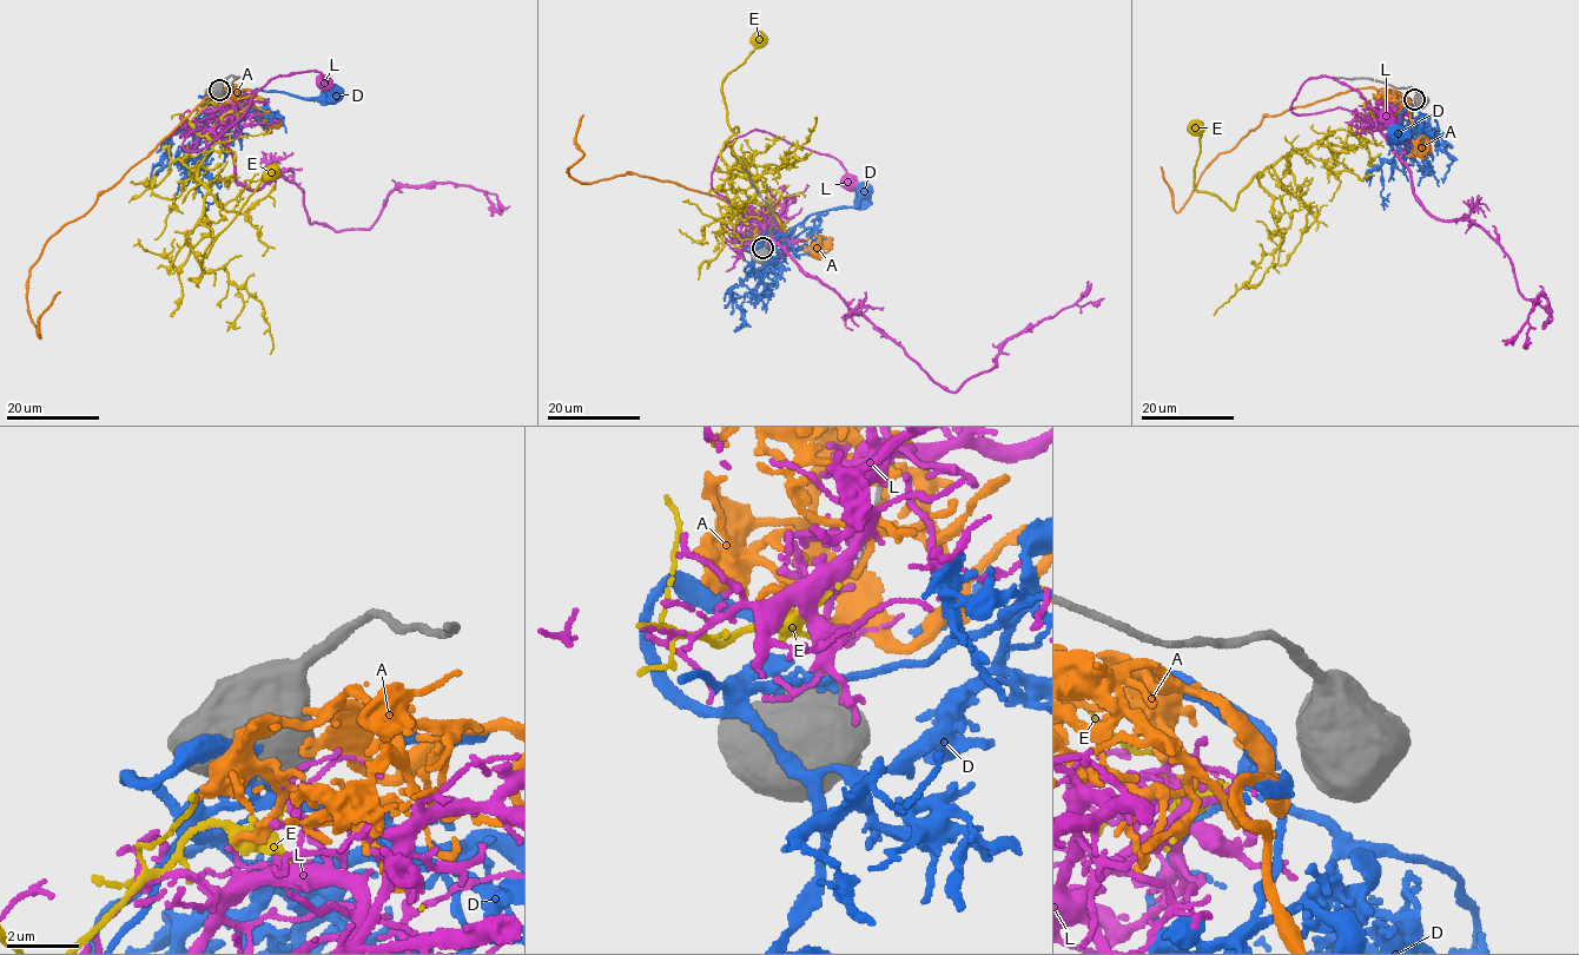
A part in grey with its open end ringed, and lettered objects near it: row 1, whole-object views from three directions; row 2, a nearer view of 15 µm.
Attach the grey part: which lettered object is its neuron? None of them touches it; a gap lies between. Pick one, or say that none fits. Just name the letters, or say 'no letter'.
no letter

